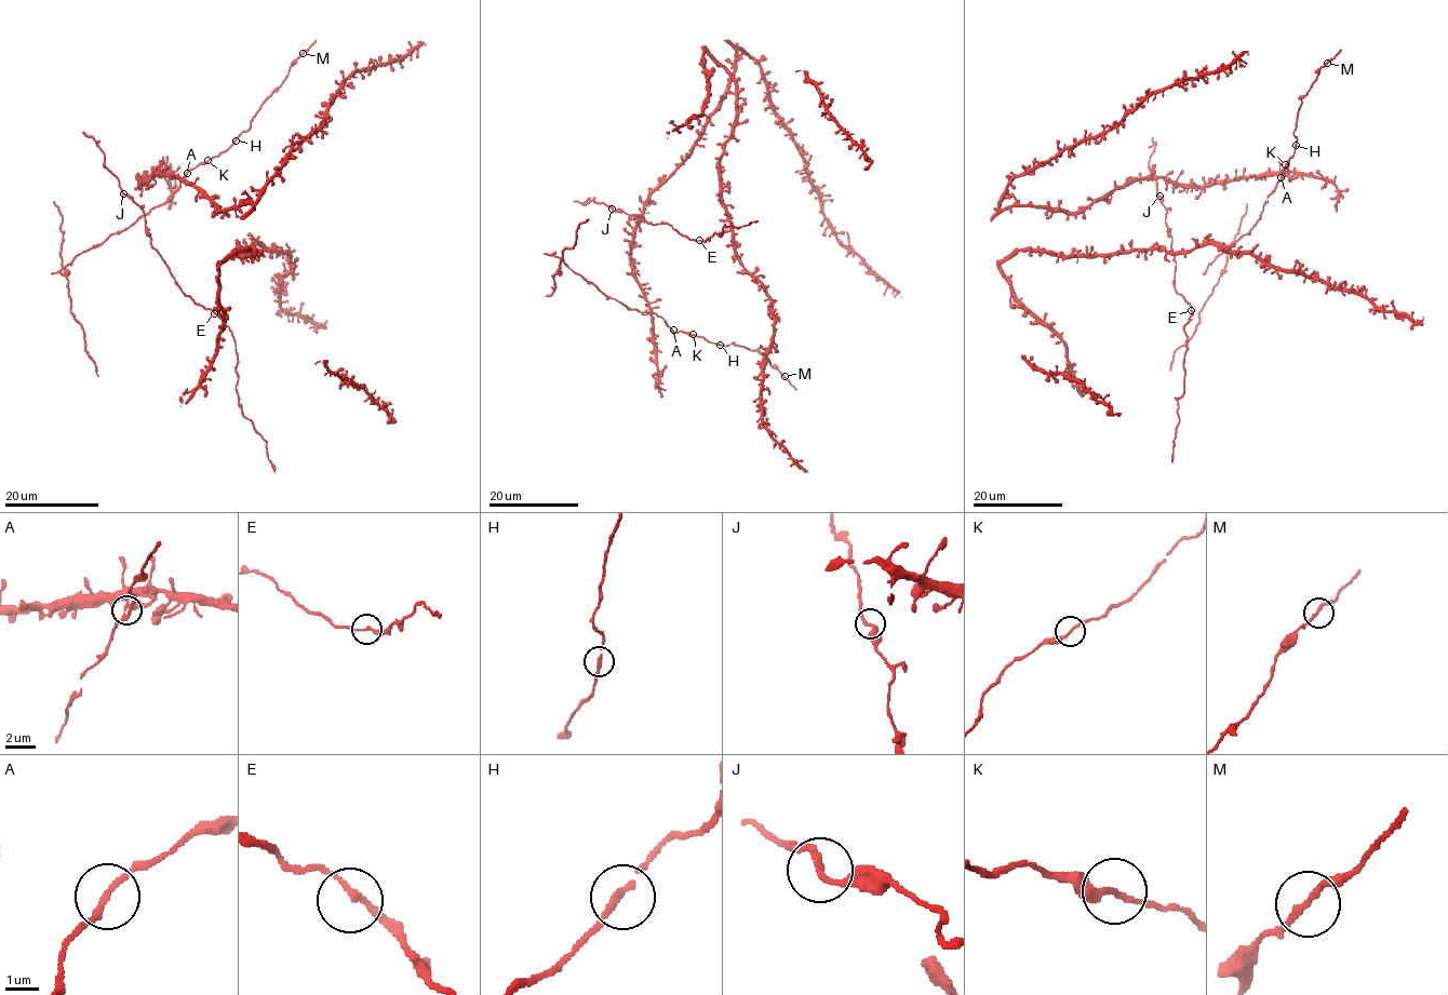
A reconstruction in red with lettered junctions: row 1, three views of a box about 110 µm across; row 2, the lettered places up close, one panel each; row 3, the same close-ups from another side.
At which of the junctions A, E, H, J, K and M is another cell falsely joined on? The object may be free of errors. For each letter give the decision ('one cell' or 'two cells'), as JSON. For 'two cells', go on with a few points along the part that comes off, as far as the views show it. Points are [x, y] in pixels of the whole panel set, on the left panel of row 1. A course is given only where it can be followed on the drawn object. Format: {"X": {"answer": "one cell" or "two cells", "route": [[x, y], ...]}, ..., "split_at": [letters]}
{"A": {"answer": "one cell"}, "E": {"answer": "one cell"}, "H": {"answer": "one cell"}, "J": {"answer": "one cell"}, "K": {"answer": "one cell"}, "M": {"answer": "one cell"}, "split_at": []}

